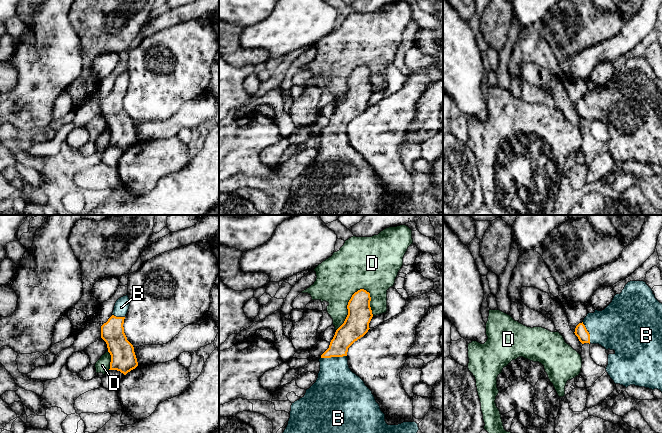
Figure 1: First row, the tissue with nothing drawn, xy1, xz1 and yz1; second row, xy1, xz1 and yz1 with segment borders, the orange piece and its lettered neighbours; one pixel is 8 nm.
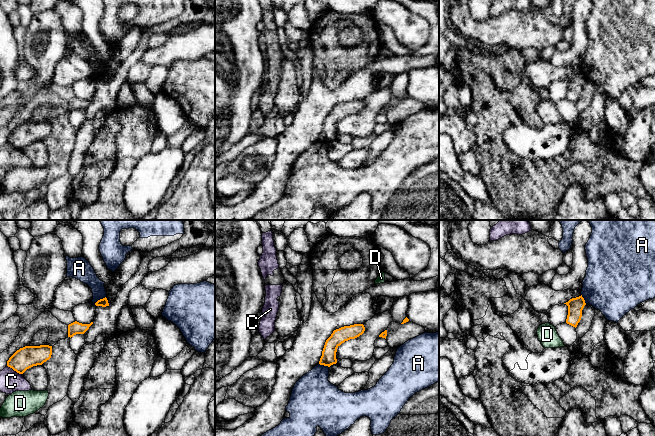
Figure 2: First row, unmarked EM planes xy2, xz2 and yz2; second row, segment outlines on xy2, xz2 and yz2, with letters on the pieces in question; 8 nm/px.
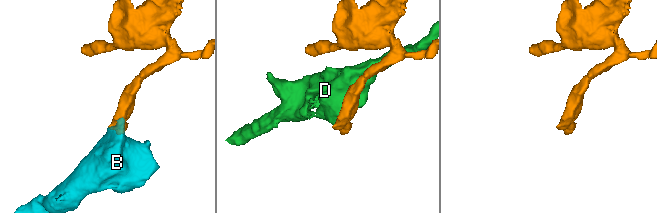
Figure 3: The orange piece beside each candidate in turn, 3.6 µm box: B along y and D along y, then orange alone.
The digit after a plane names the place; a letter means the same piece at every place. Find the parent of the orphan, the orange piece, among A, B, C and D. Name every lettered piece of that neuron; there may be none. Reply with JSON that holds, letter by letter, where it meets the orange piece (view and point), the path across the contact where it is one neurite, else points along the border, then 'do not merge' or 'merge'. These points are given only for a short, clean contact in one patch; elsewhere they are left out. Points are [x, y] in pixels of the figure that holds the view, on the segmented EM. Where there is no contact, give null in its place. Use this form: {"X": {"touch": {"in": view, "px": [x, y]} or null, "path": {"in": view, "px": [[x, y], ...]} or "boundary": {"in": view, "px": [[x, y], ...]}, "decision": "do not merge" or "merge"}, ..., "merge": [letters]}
{"A": {"touch": {"in": "xy2", "px": [100, 299]}, "boundary": {"in": "xy2", "px": [[105, 296], [95, 303]]}, "decision": "do not merge"}, "B": {"touch": {"in": "xz1", "px": [333, 356]}, "path": {"in": "xz1", "px": [[350, 331], [333, 356], [336, 387]]}, "decision": "merge"}, "C": {"touch": {"in": "xy2", "px": [14, 370]}, "decision": "do not merge"}, "D": {"touch": {"in": "xz1", "px": [347, 305]}, "decision": "do not merge"}, "merge": ["B"]}

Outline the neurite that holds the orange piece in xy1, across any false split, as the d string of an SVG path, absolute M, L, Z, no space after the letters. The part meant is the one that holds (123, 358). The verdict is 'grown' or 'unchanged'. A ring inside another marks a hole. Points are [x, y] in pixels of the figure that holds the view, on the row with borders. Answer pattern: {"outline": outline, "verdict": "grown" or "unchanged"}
{"outline": "M128 295L119 298L112 316L101 326L101 338L106 342L111 355L110 369L126 375L138 366L133 345L124 333L124 319L130 306Z", "verdict": "grown"}

